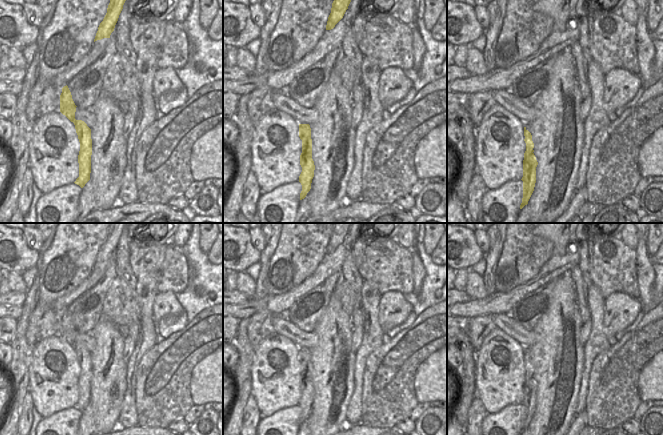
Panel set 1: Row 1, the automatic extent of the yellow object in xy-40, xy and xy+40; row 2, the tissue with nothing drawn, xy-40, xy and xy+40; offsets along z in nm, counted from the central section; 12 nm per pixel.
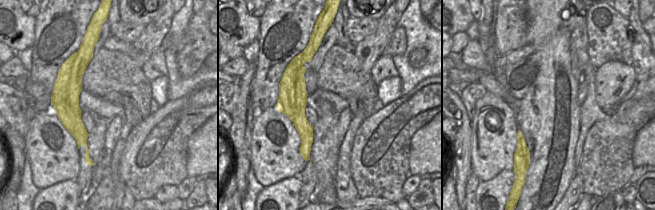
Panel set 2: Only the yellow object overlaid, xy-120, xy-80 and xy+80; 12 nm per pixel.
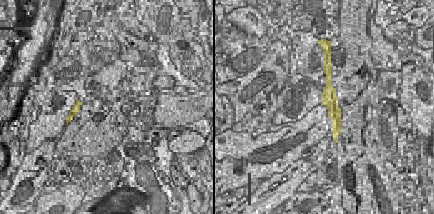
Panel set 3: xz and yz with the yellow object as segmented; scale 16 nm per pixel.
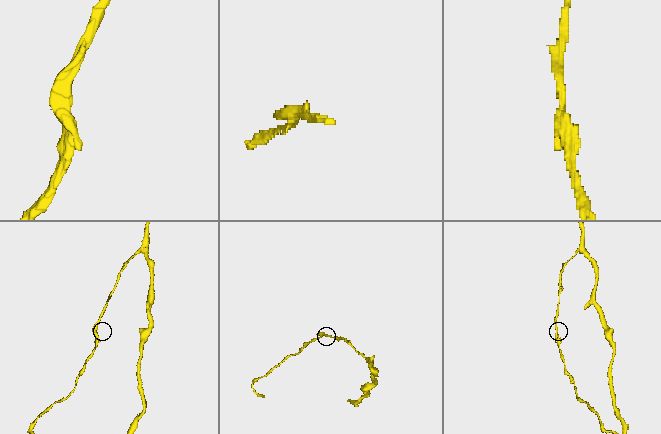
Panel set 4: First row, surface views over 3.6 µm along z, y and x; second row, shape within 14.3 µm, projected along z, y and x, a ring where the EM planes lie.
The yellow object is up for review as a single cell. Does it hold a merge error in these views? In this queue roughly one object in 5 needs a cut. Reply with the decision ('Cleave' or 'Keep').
Keep.

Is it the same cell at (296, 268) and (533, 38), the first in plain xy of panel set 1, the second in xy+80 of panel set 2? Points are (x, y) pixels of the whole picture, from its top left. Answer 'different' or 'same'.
different

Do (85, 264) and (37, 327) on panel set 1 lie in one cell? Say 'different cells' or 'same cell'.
same cell

